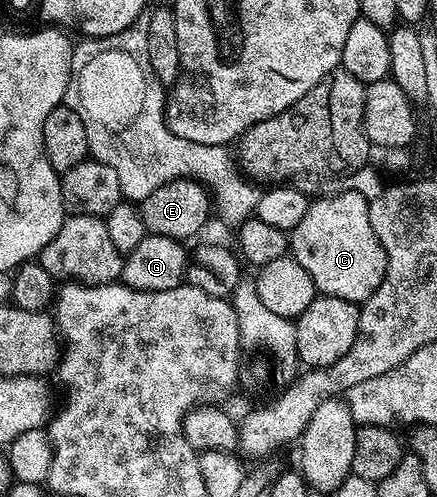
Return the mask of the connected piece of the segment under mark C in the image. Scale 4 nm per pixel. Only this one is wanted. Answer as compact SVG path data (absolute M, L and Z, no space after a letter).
M351 190L337 196L324 196L321 200L313 199L306 210L306 218L302 218L290 233L290 254L304 267L306 274L314 278L317 293L349 300L357 306L382 286L382 278L386 274L386 250L382 250L382 242L378 242L378 234L374 234L374 226L370 226L368 201L362 194Z

